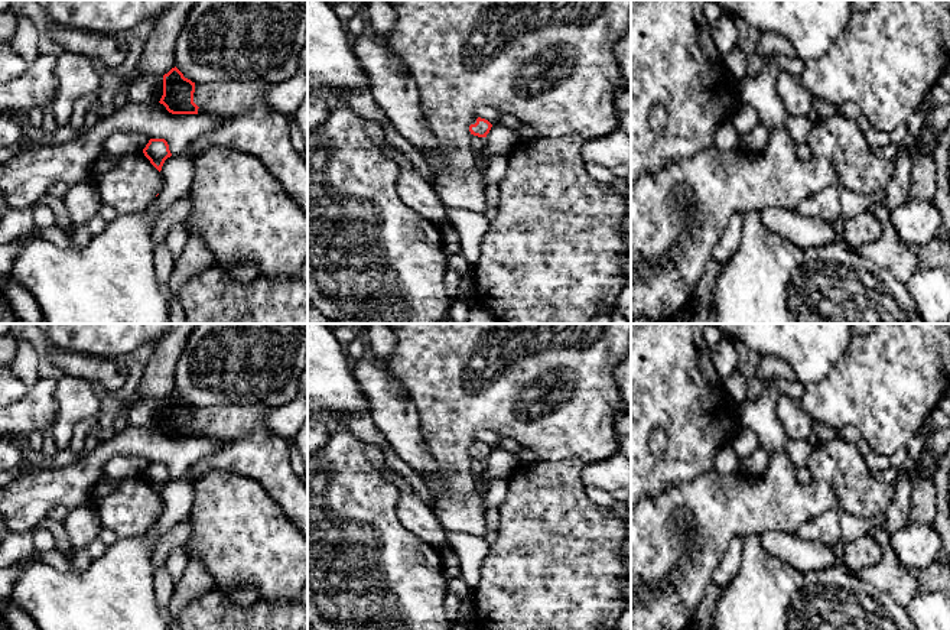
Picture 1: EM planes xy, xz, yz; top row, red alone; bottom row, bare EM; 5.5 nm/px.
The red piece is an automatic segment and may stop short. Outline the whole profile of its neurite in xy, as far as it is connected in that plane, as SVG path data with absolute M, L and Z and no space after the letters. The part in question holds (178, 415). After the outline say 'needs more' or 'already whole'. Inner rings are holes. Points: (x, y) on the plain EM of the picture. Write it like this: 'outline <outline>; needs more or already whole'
outline M175 390L163 399L163 419L159 426L172 438L198 438L193 416L195 406L185 402Z; already whole

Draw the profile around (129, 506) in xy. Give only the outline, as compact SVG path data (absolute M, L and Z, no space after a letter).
M143 475L114 480L101 477L92 500L103 529L118 536L139 536L152 527L165 510L165 501Z

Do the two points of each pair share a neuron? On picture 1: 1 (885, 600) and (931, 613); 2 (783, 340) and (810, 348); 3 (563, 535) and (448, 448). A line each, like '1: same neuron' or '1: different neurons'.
1: different neurons
2: same neuron
3: different neurons

